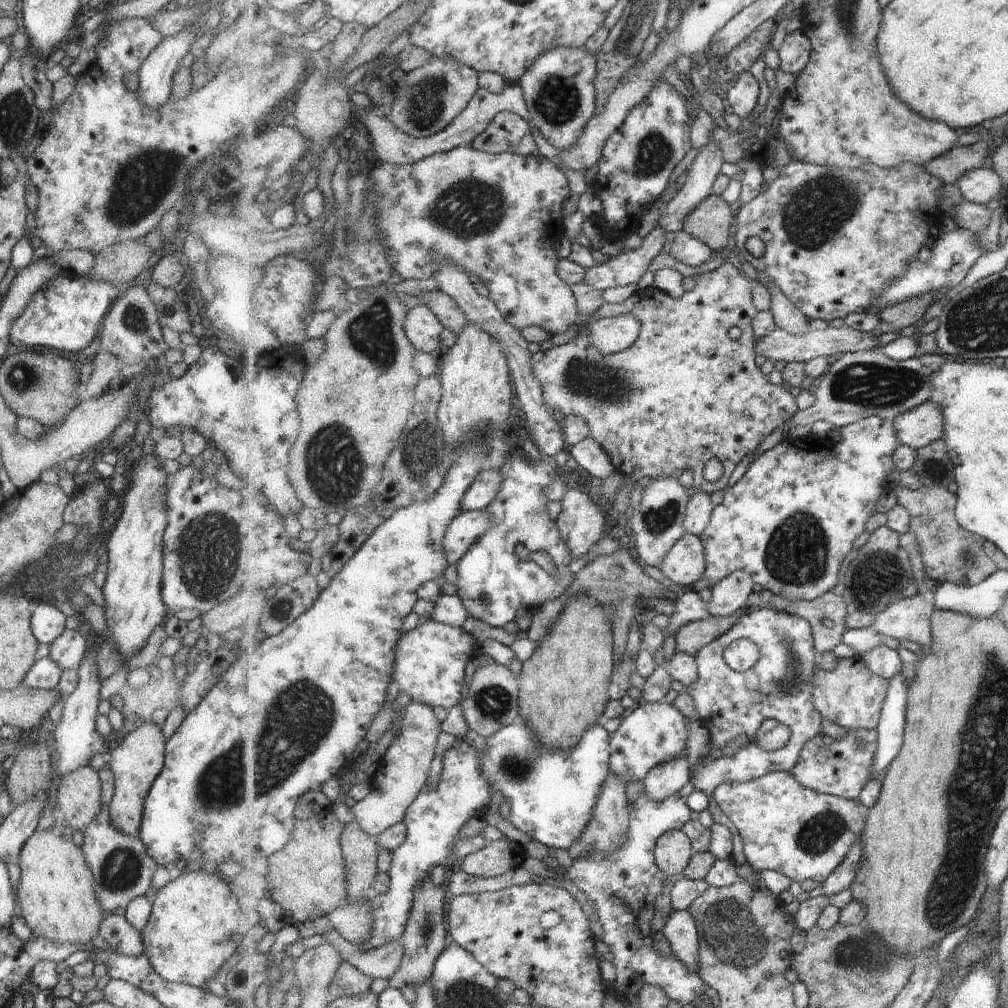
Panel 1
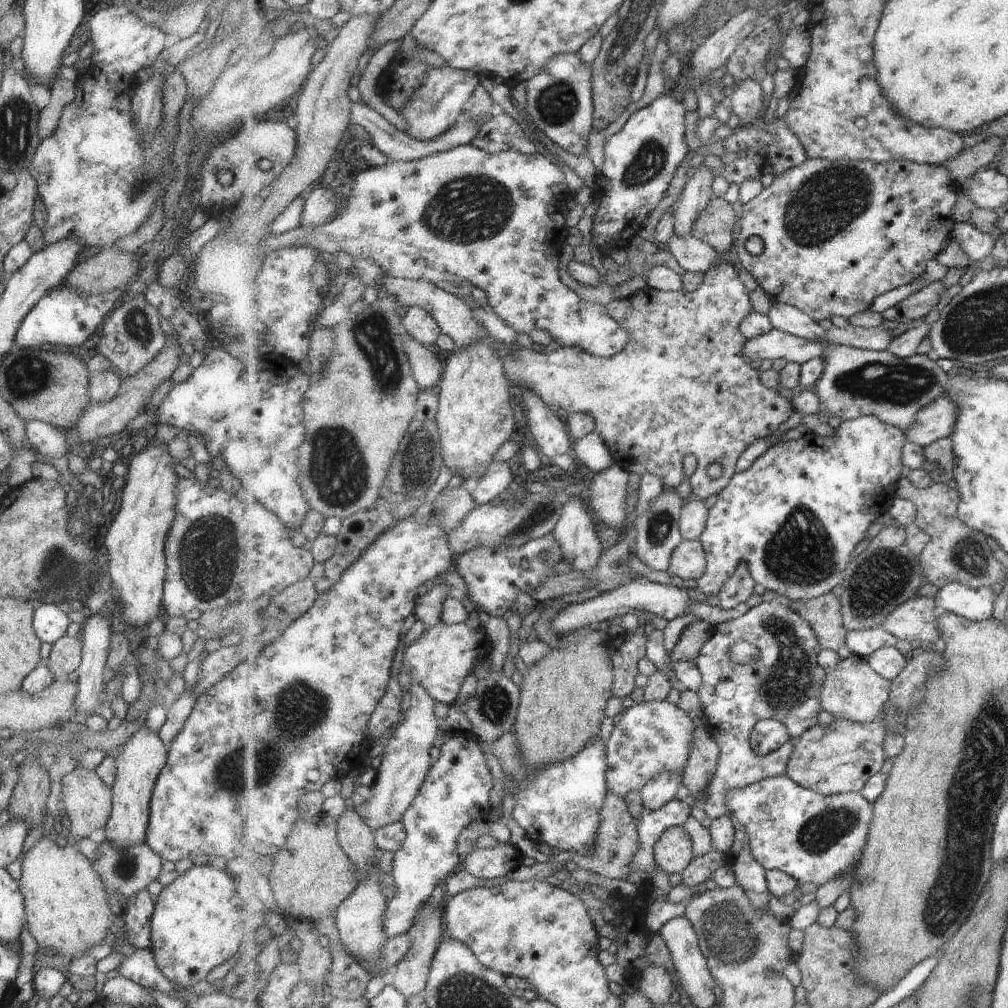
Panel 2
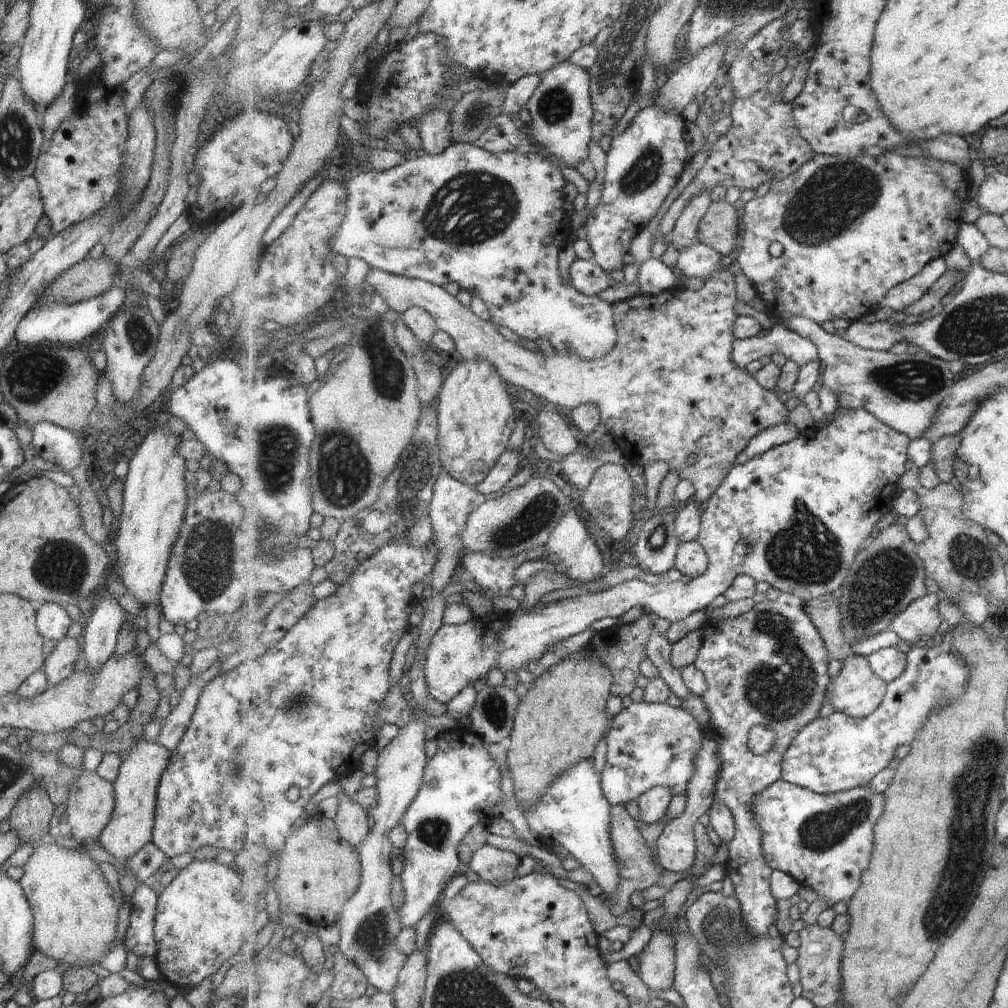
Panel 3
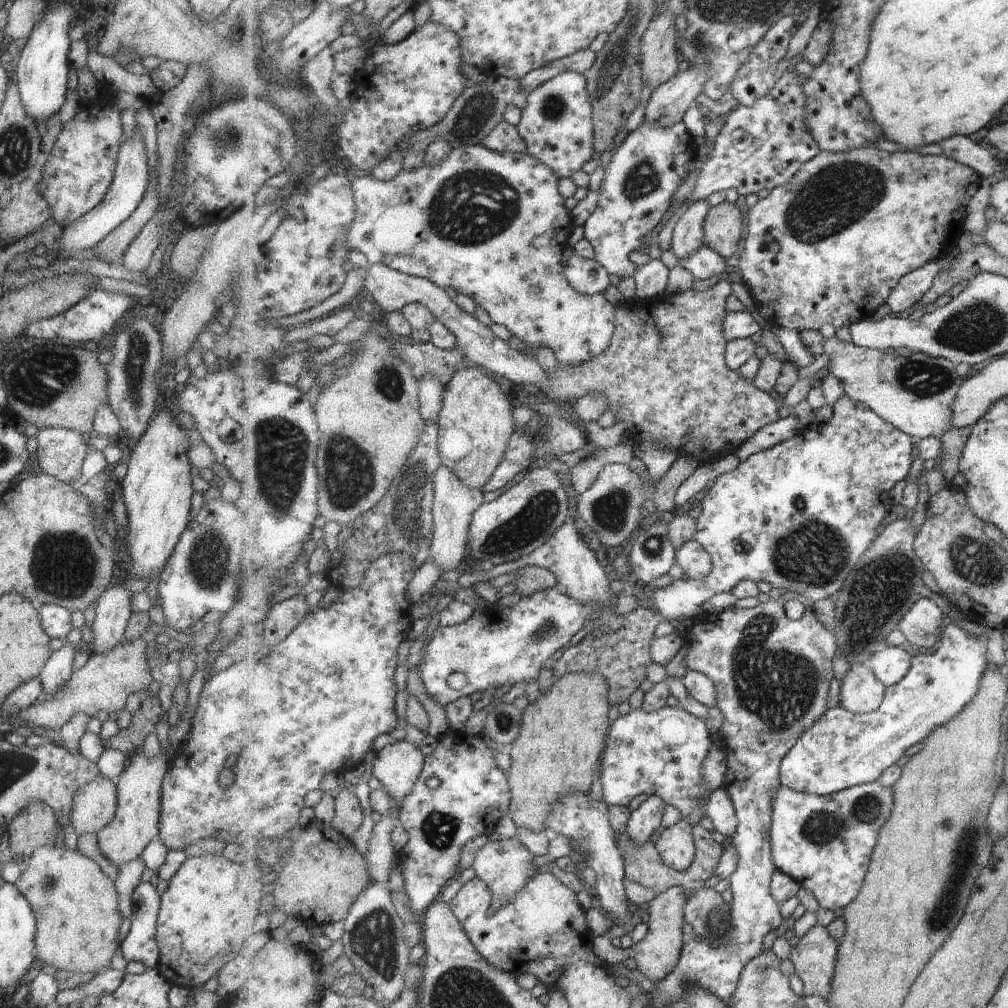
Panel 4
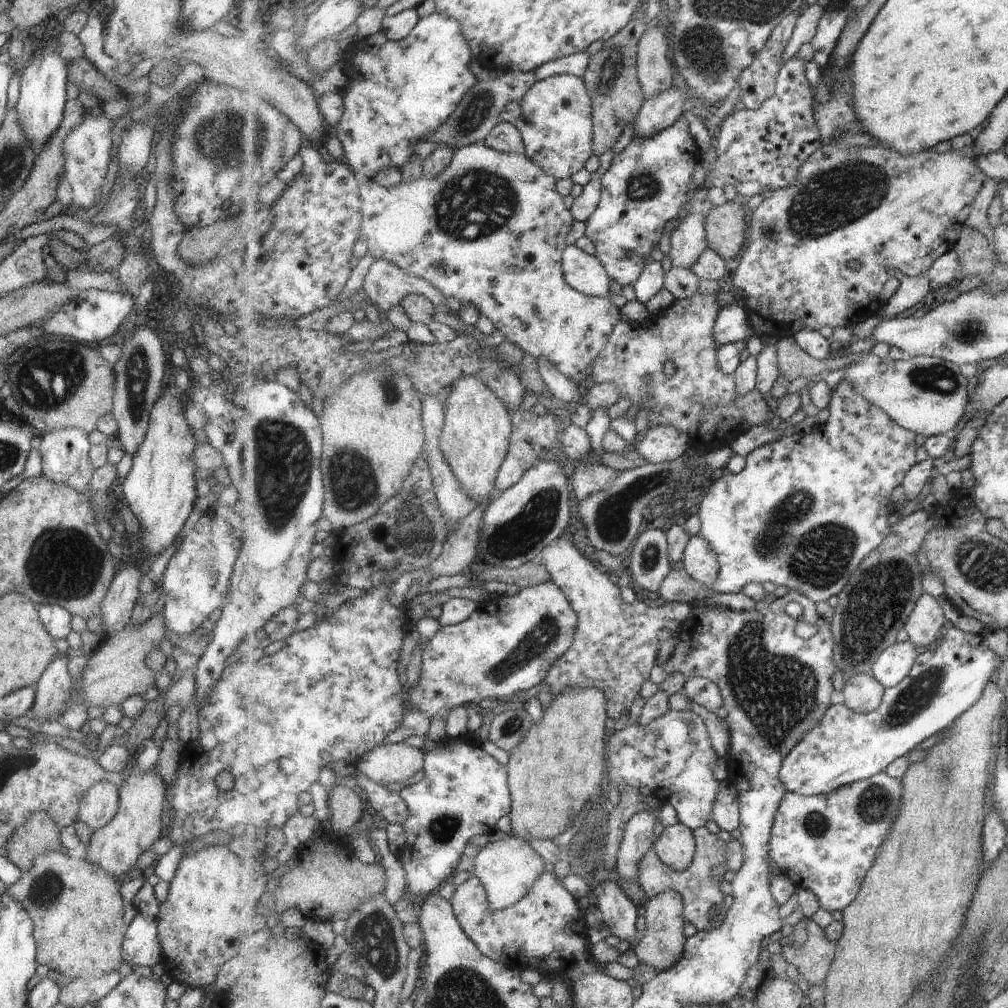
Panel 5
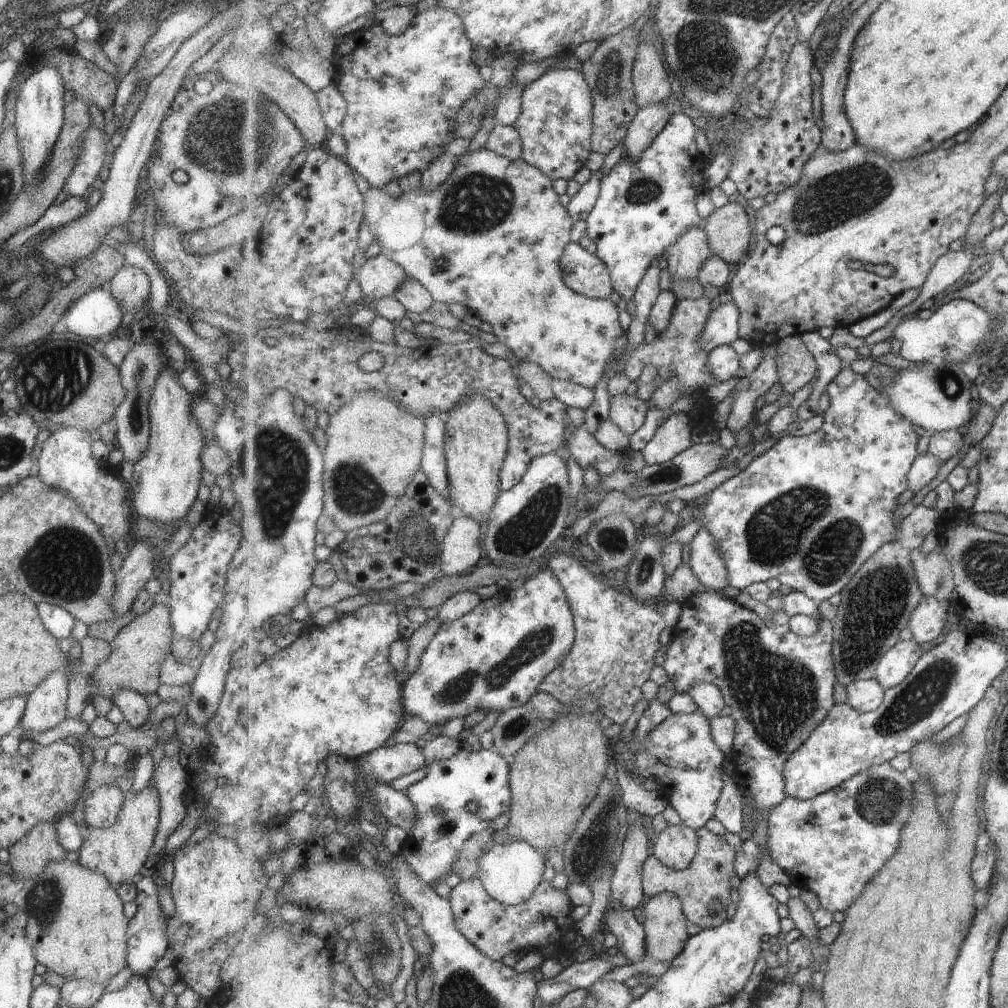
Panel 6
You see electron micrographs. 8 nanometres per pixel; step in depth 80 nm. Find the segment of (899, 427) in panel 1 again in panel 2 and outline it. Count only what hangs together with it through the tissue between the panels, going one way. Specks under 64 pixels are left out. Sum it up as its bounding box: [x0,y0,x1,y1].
[905,396,957,449]

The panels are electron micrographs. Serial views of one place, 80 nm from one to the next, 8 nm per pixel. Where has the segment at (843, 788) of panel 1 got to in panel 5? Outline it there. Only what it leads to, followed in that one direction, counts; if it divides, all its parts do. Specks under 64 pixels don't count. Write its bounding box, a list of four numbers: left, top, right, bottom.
[780,626,999,796]

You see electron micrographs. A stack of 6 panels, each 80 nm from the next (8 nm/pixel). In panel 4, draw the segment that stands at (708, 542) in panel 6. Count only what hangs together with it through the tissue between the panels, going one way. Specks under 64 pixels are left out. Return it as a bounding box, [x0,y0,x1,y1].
[677,539,711,579]

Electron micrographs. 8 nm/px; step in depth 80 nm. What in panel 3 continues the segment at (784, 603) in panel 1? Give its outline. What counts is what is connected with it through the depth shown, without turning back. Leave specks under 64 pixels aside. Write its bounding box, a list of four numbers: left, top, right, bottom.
[801,594,852,664]

